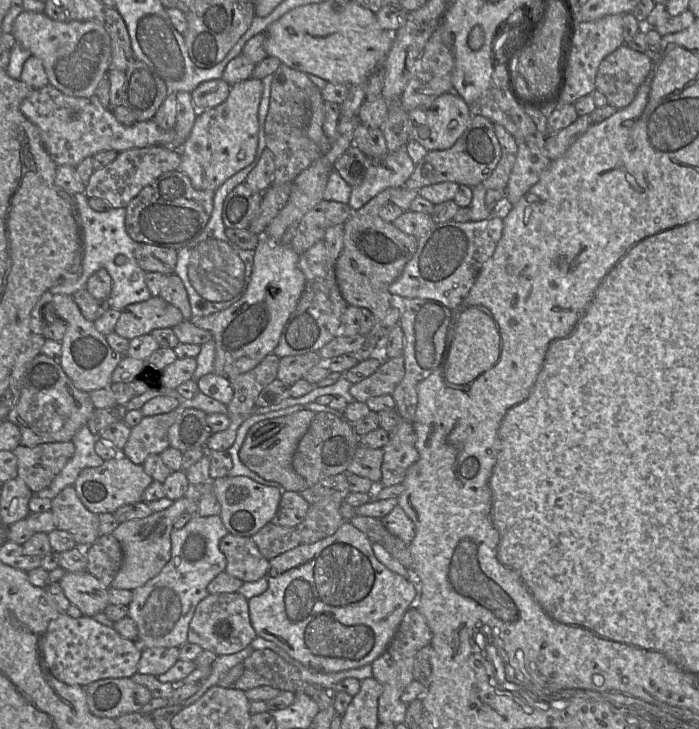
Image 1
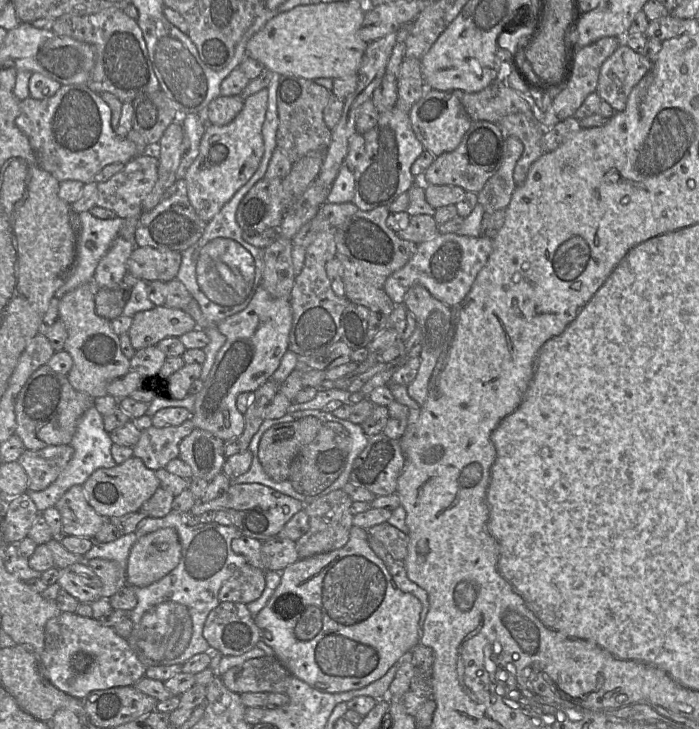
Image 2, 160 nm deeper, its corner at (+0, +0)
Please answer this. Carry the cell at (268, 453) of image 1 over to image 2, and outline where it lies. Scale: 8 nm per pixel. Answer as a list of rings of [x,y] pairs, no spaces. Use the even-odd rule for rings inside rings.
[[[306,416],[283,426],[272,426],[262,436],[258,458],[265,473],[276,482],[289,478],[290,465],[303,447],[317,436],[322,422]]]

